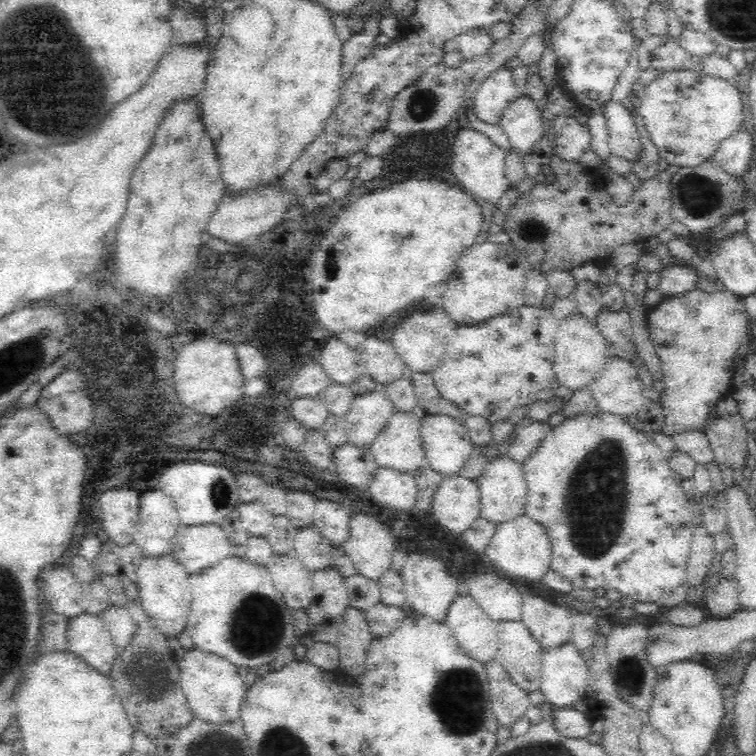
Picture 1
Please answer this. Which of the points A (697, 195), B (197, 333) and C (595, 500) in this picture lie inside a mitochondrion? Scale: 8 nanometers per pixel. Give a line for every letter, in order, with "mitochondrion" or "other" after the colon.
A: mitochondrion
B: other
C: mitochondrion

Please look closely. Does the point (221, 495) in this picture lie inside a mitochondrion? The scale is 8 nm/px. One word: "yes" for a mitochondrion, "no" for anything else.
yes

